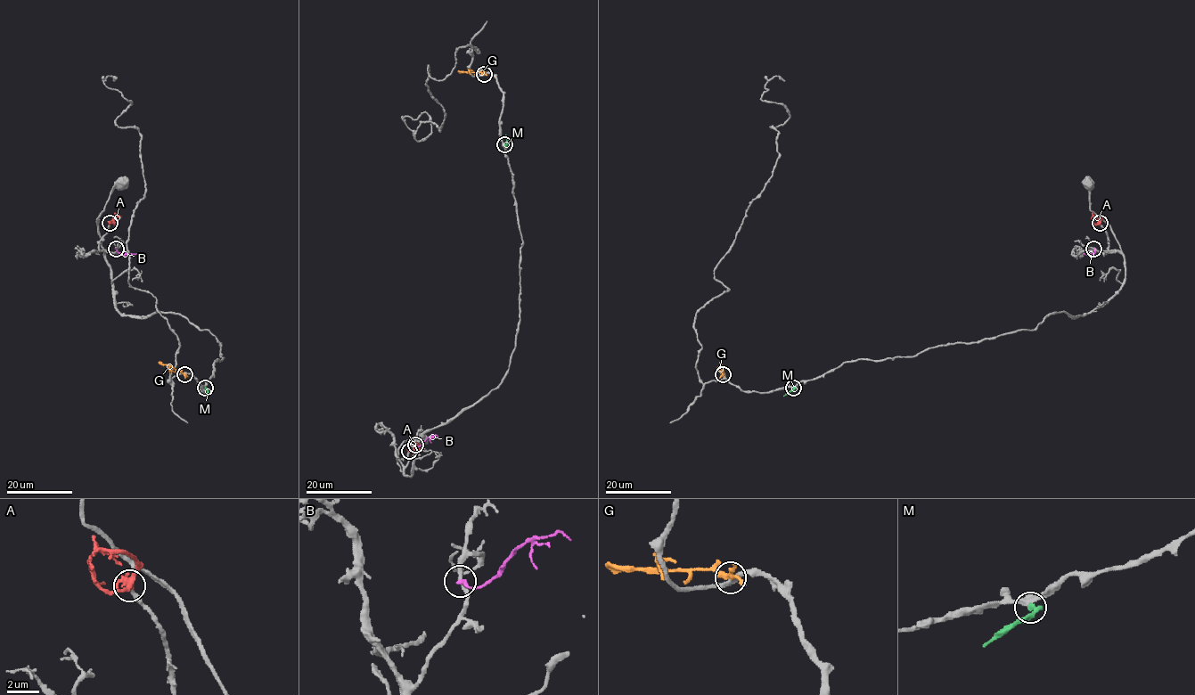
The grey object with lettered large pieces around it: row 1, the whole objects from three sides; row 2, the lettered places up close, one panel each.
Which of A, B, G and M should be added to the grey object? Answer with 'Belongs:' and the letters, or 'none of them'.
Belongs: A

